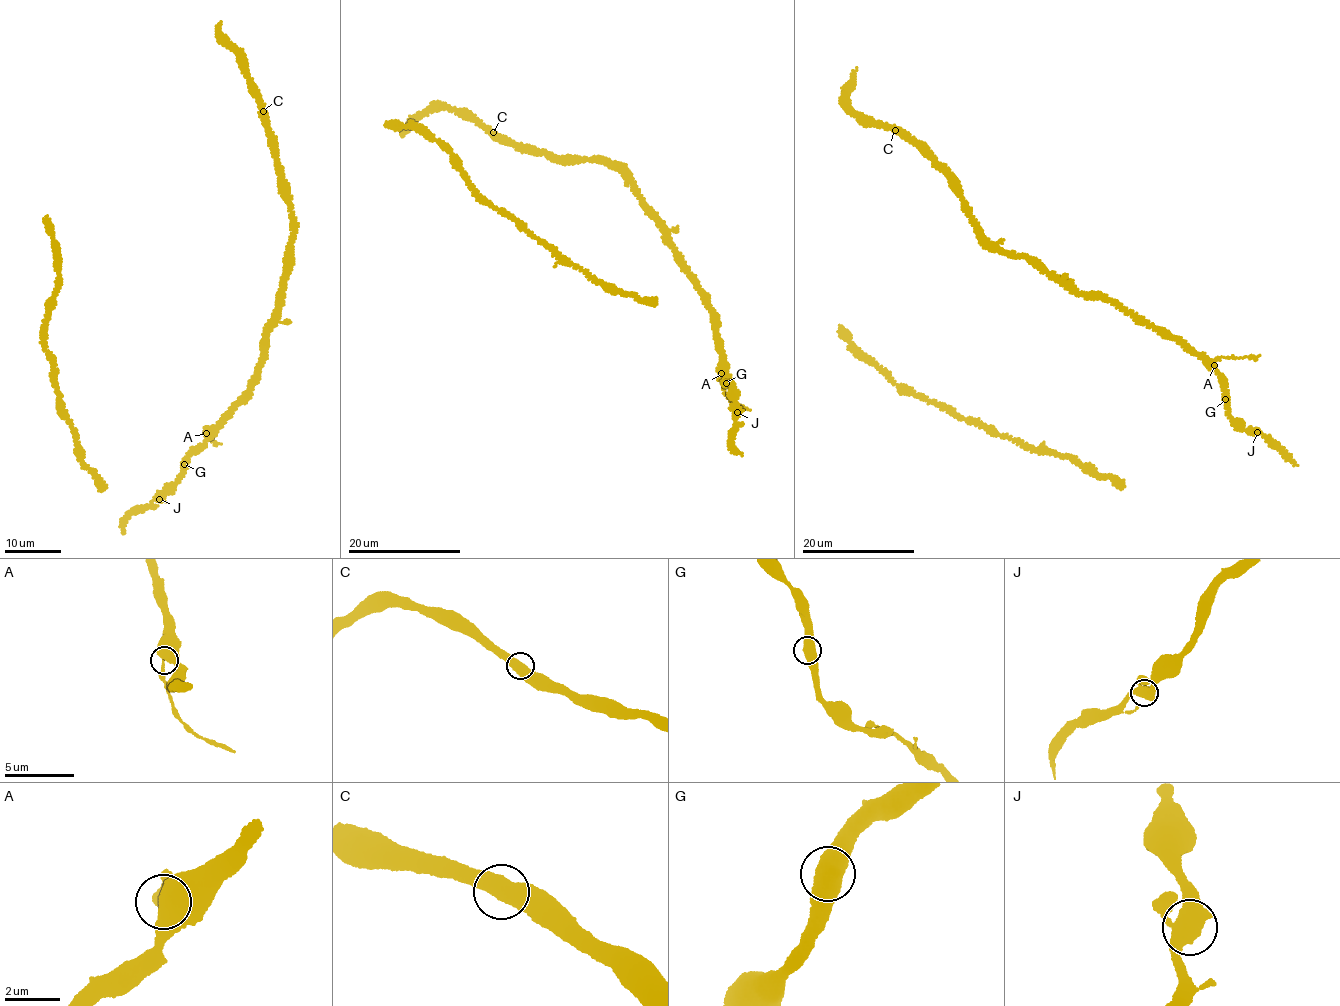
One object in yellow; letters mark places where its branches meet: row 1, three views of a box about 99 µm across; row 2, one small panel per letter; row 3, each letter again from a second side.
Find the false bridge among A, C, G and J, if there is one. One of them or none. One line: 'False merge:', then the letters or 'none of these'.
False merge: none of these

